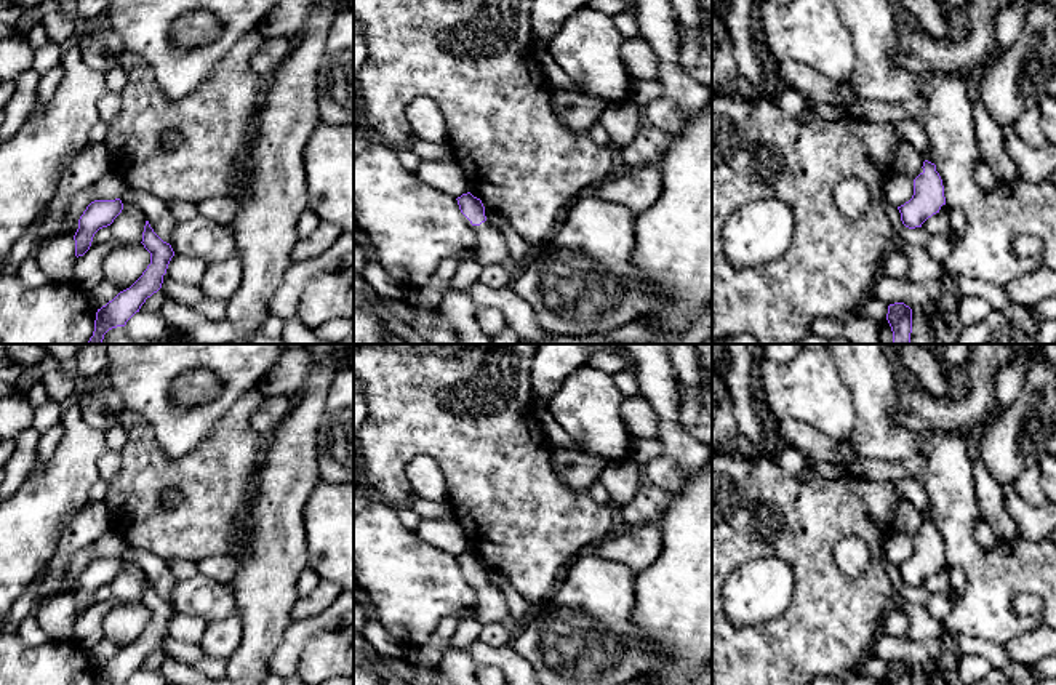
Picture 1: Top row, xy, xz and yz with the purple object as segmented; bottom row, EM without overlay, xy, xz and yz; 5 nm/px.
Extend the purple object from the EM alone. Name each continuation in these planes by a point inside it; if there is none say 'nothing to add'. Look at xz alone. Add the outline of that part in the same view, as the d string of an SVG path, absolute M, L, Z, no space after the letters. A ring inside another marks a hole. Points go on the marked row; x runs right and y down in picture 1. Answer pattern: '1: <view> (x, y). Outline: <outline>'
1: xz (490, 248). Outline: M466 216L464 219L470 224L470 221ZM488 221L482 222L480 226L472 226L472 227L477 232L477 245L474 246L475 261L478 261L482 266L502 264L509 258L509 248L506 245L502 230L493 227Z

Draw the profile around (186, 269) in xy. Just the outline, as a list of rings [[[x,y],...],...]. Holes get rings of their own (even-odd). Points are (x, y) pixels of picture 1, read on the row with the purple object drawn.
[[[174,254],[168,264],[166,274],[176,282],[198,285],[210,264],[200,258]]]

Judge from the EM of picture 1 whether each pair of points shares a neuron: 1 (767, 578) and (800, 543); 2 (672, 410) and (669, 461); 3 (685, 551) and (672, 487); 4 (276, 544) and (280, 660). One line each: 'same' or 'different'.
1: different
2: same
3: different
4: different

